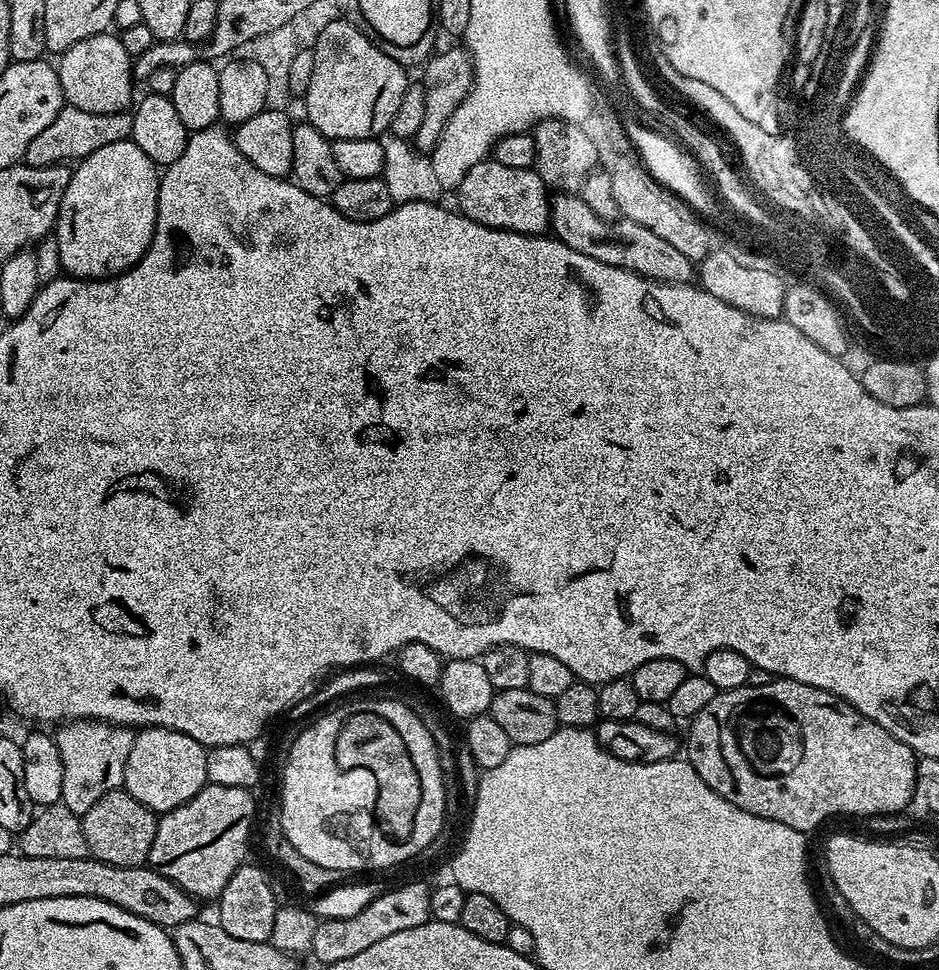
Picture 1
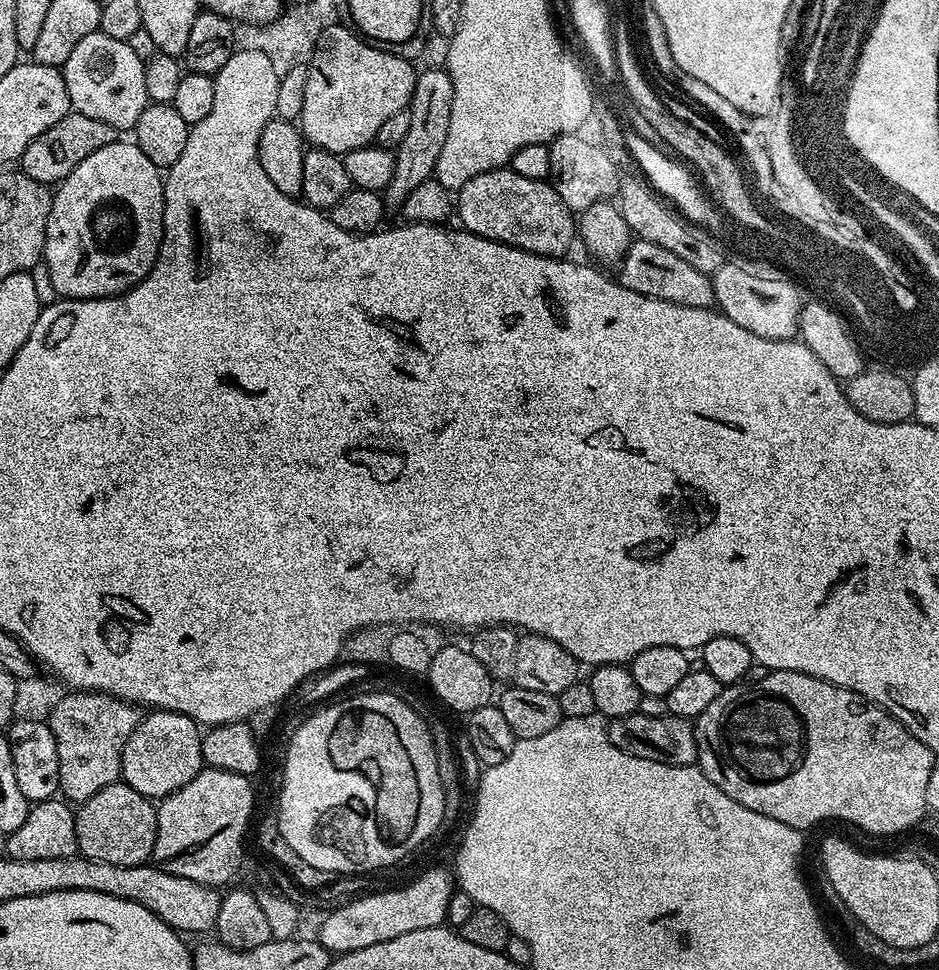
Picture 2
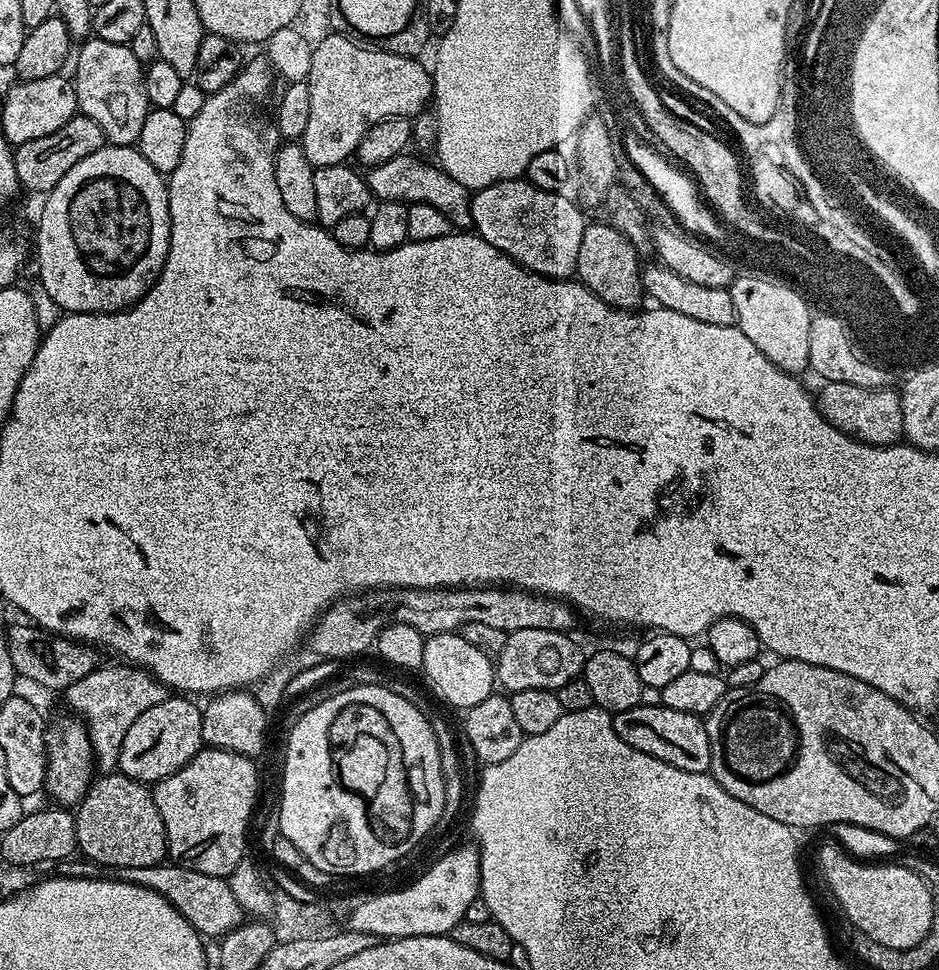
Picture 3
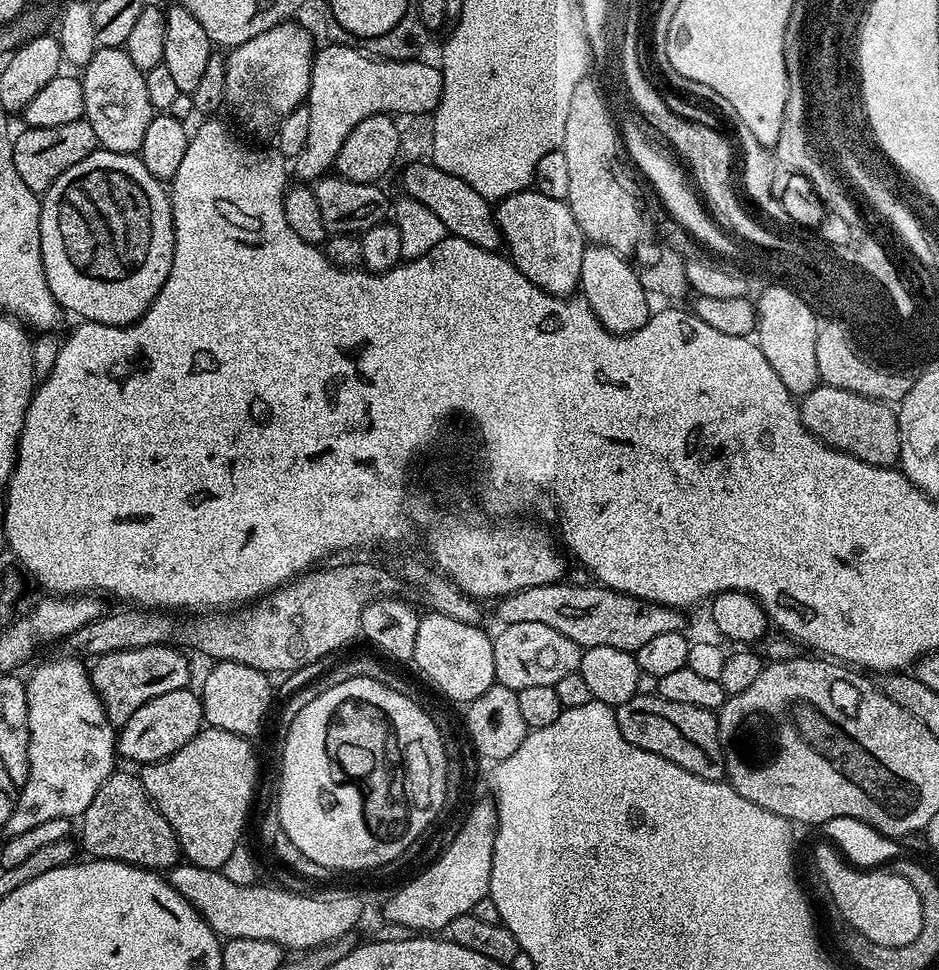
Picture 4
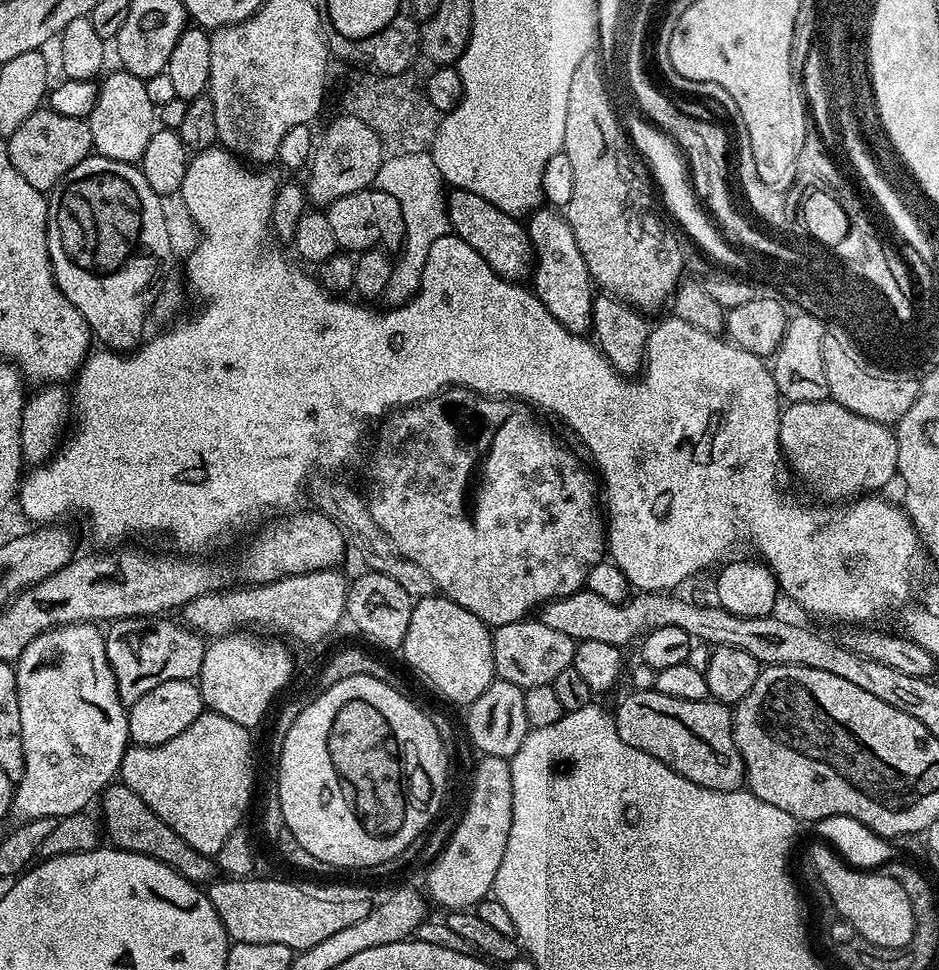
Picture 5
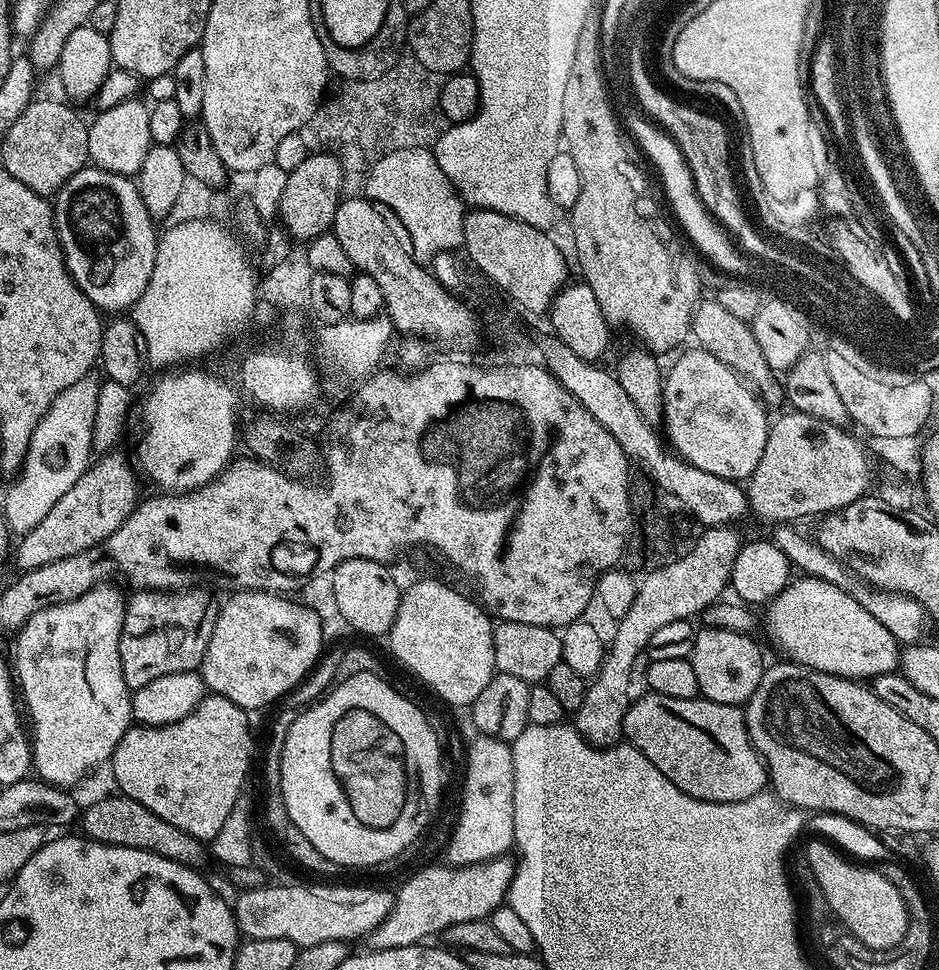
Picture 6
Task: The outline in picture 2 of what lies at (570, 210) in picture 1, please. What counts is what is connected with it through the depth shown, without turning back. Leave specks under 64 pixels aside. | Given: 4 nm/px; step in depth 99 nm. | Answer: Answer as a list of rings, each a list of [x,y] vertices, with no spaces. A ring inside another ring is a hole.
[[[633,239],[624,259],[619,261],[619,268],[620,283],[650,298],[695,308],[711,308],[716,299],[711,275],[694,270],[694,266],[688,265],[683,258],[677,258],[670,250],[665,250],[663,246],[658,246],[654,242]]]

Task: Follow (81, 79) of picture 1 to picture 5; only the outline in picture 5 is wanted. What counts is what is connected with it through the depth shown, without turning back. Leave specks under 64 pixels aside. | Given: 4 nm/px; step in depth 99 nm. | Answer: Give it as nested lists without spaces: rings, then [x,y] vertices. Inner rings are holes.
[[[115,70],[99,81],[100,93],[91,114],[87,116],[95,155],[118,162],[136,164],[146,154],[146,146],[158,127],[158,109],[146,95],[146,86],[139,76]]]

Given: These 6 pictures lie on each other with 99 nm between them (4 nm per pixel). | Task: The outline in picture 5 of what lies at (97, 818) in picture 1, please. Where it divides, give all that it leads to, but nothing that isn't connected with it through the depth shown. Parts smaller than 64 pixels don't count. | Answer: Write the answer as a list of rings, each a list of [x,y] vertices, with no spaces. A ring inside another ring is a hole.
[[[114,782],[104,790],[100,803],[104,810],[102,824],[105,833],[115,847],[128,852],[146,853],[154,859],[170,865],[176,872],[182,874],[188,881],[206,886],[221,879],[222,873],[215,859],[194,850],[184,838],[171,830],[129,787]]]

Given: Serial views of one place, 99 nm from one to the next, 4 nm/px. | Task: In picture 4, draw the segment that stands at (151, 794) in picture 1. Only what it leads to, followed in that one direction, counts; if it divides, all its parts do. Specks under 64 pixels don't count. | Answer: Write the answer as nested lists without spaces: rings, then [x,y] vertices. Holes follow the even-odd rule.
[[[191,687],[182,690],[170,690],[170,694],[158,694],[158,698],[150,698],[130,718],[125,724],[119,725],[116,737],[116,751],[121,757],[133,760],[136,766],[153,764],[159,760],[164,760],[170,754],[182,750],[190,738],[194,738],[200,733],[200,729],[205,727],[204,707],[199,695]]]

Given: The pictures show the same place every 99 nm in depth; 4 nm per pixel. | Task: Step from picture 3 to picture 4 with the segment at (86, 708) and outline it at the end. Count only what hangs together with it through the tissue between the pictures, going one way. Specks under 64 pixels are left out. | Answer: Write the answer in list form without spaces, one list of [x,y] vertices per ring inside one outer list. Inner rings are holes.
[[[155,644],[95,657],[93,664],[96,665],[90,668],[92,685],[100,696],[109,722],[113,726],[125,724],[130,714],[134,714],[138,706],[150,702],[150,698],[158,698],[158,694],[170,694],[170,690],[189,687],[192,668],[183,654],[179,647]]]

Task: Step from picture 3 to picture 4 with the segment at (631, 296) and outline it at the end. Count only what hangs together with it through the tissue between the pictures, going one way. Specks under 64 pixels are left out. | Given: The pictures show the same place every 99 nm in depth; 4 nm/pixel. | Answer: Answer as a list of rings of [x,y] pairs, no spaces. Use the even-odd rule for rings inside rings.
[[[601,244],[585,247],[578,292],[590,306],[594,318],[598,318],[598,322],[602,322],[602,326],[616,336],[629,336],[642,330],[654,311],[653,305],[648,305],[649,289],[642,286],[640,274],[629,259]]]

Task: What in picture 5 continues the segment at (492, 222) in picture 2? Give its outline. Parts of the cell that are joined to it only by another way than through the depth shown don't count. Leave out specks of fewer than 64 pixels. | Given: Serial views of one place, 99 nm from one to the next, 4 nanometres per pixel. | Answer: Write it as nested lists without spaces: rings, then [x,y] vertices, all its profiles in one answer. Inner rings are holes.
[[[551,206],[537,207],[527,217],[526,229],[534,257],[530,284],[536,296],[542,306],[546,306],[546,310],[550,310],[550,314],[562,326],[566,326],[566,330],[573,334],[587,333],[592,327],[594,281],[582,258],[582,250],[578,250],[578,242],[574,242],[574,230],[568,225],[567,219]]]

